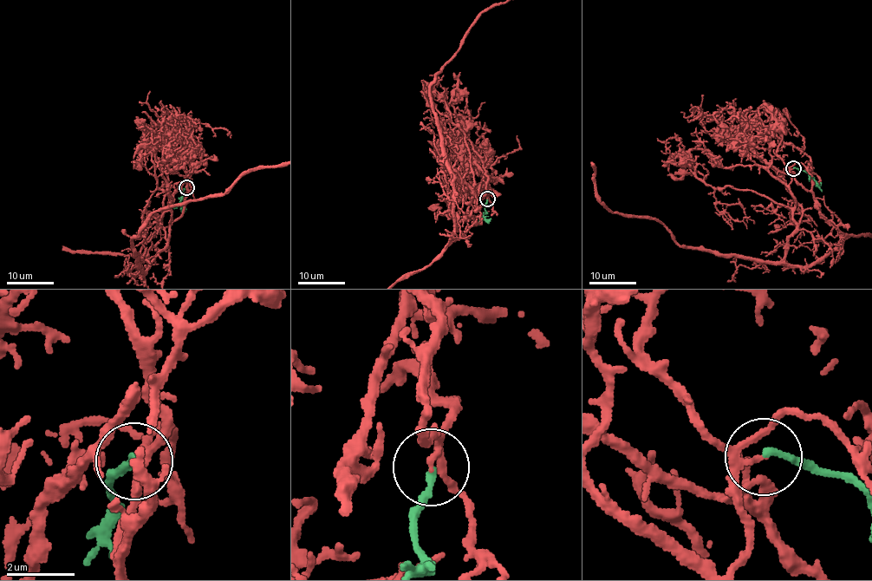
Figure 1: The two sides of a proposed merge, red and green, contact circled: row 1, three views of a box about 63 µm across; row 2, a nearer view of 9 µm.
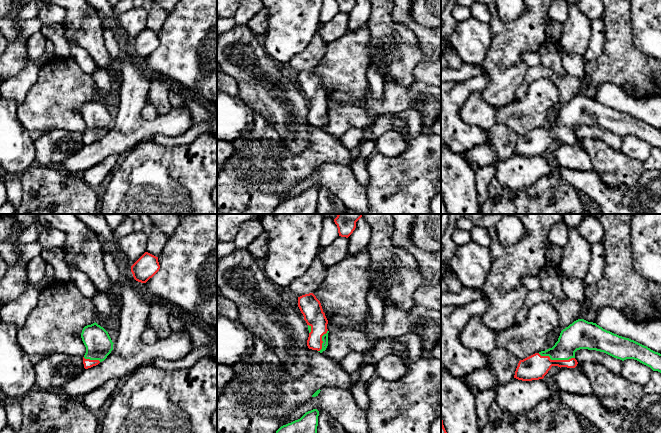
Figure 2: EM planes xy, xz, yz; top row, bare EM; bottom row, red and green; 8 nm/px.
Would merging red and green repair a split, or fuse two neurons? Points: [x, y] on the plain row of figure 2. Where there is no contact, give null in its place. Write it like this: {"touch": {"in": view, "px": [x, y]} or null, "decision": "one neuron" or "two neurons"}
{"touch": {"in": "yz", "px": [556, 136]}, "decision": "one neuron"}

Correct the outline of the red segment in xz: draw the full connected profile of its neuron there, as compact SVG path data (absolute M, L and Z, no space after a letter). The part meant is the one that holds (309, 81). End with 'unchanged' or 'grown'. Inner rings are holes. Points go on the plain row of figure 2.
M313 69L305 70L298 73L298 83L308 101L308 124L322 129L328 122L329 107L327 105L328 96L320 77Z | grown

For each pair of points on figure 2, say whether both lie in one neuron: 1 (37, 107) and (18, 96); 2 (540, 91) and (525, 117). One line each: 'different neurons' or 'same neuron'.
1: different neurons
2: same neuron

